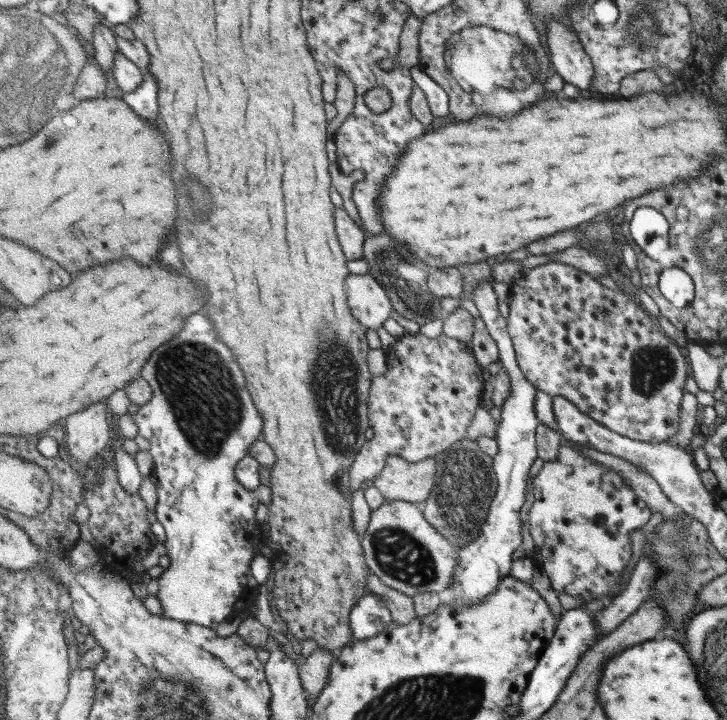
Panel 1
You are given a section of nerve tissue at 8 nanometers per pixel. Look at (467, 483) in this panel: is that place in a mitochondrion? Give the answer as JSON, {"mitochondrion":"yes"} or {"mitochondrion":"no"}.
{"mitochondrion":"yes"}

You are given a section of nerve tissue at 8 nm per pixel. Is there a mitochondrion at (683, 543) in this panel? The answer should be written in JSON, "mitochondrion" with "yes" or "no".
{"mitochondrion":"yes"}

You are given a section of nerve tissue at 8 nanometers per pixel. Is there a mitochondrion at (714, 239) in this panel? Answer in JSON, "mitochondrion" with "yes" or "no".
{"mitochondrion":"yes"}

